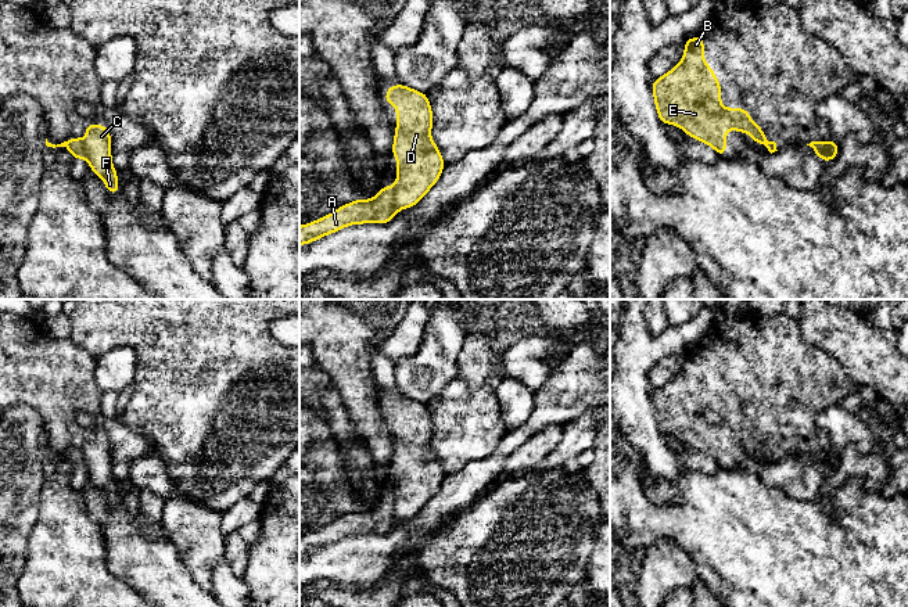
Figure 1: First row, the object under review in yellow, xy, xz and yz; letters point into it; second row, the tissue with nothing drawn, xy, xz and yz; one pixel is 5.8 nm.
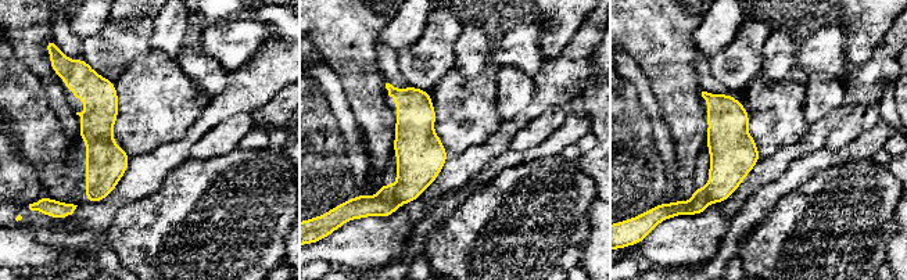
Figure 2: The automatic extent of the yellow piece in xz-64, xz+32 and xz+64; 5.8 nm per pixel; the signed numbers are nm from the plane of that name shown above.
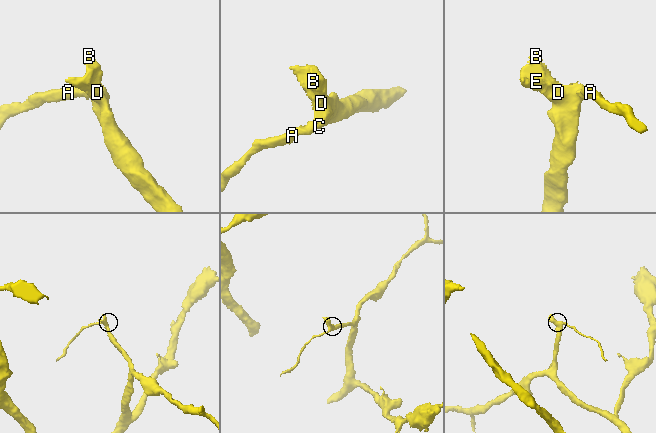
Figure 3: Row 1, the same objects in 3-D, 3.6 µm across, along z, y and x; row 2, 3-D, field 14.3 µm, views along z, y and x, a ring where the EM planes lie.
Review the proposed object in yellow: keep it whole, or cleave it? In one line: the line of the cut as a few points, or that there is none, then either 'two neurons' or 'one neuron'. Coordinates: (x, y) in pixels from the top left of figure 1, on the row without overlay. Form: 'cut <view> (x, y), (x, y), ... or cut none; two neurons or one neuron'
cut xz (393, 499), (394, 516), (398, 520); two neurons

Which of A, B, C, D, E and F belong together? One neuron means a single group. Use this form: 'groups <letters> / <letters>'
groups A / B C D E F

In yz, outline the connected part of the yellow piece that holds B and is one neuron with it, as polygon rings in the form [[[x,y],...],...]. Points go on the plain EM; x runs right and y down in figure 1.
[[[689,348],[679,374],[652,394],[654,416],[663,435],[676,435],[689,448],[713,457],[719,468],[726,466],[726,441],[750,443],[753,453],[762,455],[772,464],[775,452],[765,450],[765,442],[749,427],[747,419],[721,416],[721,392],[704,373],[704,348]]]

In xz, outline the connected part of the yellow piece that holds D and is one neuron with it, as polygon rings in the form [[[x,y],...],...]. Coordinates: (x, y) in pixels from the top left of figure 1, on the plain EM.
[[[391,395],[384,412],[396,417],[391,464],[396,467],[395,518],[413,518],[439,491],[445,471],[431,449],[434,425],[427,403]]]

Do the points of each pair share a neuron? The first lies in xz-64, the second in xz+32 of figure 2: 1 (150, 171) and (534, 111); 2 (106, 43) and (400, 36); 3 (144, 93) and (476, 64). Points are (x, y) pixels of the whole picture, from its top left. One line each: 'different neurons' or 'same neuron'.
1: same neuron
2: different neurons
3: different neurons

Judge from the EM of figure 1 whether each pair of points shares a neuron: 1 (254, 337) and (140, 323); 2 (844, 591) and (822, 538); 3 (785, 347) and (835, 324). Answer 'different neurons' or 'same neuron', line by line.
1: same neuron
2: same neuron
3: different neurons

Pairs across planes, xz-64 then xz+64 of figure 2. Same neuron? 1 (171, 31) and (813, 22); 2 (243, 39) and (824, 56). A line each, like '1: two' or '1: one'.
1: two
2: one

